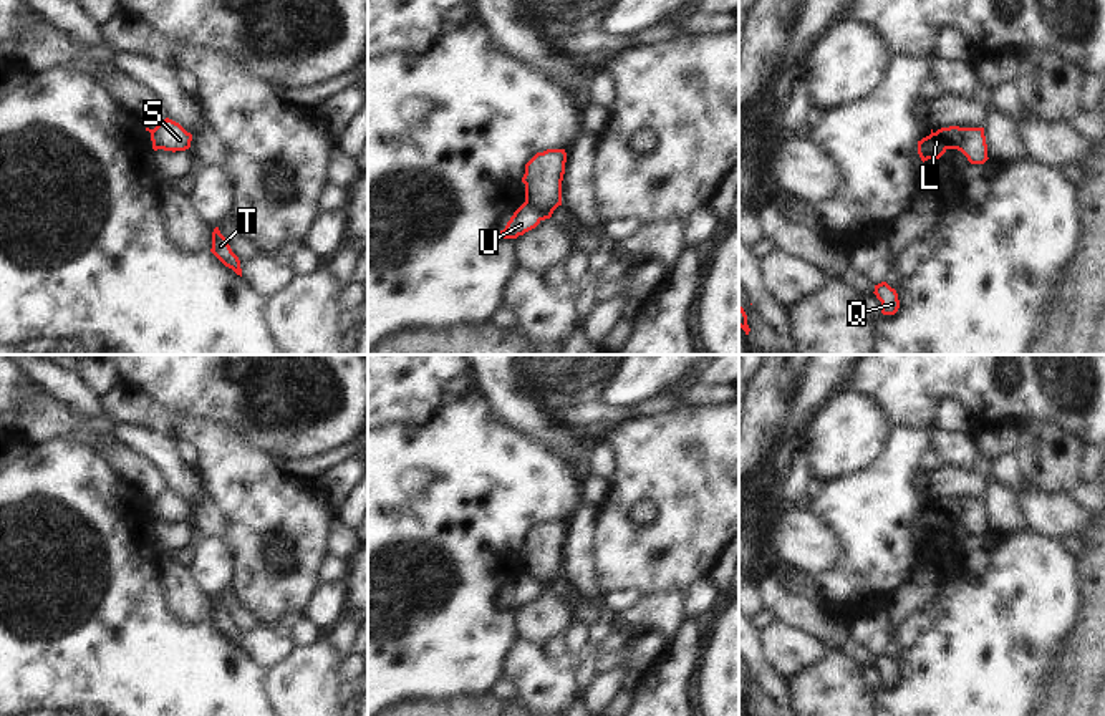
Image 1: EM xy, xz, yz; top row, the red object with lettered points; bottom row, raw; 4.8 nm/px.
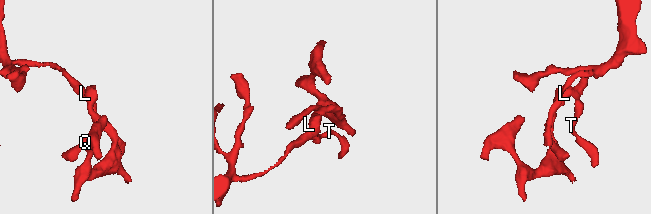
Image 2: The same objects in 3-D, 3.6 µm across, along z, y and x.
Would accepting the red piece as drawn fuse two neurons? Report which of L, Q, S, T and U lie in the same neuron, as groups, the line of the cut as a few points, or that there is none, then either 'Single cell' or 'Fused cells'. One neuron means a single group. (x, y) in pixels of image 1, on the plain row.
Groups: L Q S / T U. Split along yz (965, 499), (965, 509), (956, 519). Fused cells

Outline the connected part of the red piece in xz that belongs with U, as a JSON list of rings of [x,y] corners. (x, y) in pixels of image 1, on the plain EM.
[[[524,573],[510,588],[505,600],[500,602],[502,610],[517,610],[525,603],[535,600],[540,595],[538,583],[527,573]]]

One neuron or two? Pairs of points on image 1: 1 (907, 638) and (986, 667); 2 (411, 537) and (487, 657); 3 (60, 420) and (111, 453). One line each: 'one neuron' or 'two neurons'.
1: two neurons
2: one neuron
3: one neuron

